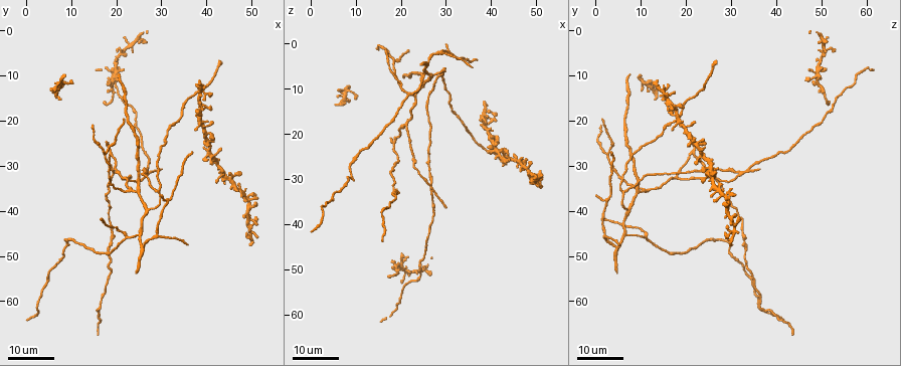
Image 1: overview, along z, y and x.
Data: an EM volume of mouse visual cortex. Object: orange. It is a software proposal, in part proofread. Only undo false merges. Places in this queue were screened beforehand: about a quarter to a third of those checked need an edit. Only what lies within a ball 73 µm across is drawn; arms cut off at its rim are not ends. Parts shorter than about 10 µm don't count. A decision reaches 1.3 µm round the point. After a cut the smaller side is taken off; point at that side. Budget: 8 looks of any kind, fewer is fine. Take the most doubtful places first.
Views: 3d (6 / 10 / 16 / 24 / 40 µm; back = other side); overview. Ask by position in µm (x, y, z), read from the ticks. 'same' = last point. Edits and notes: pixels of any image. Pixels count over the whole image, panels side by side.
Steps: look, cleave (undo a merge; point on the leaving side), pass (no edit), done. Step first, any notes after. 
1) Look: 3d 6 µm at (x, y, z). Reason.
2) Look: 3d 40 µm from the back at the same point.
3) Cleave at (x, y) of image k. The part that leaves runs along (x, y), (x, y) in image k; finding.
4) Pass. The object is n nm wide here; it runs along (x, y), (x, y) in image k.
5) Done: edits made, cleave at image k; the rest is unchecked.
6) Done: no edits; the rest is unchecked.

Look: 3d 24 µm at (21.5, 32.5, 18.0).

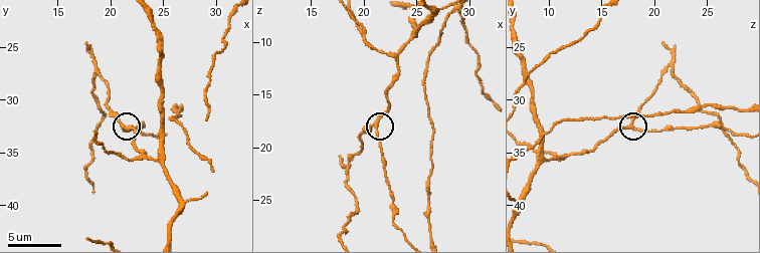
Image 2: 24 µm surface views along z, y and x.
Look: 3d 6 µm at (21.2, 32.6, 18.0). Closer look.

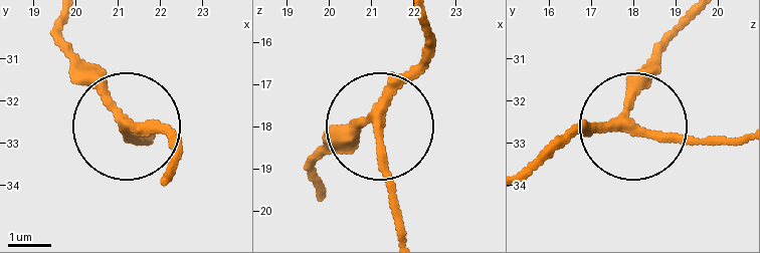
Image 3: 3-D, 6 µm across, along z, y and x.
Pass. It runs along (527, 178), (581, 132), (631, 124), (638, 73), (663, 45) in image 3; one neuron here.

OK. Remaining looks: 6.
Look: 3d 16 µm at (25.5, 45.0, 6.0). Three arms meet.

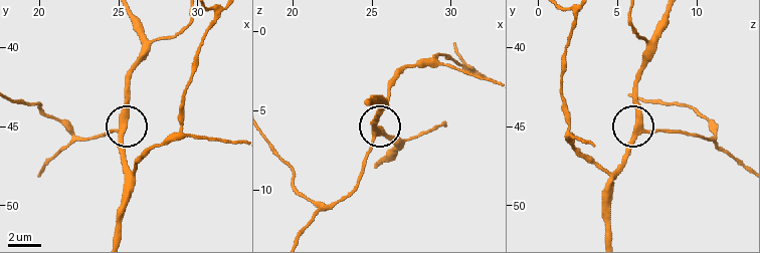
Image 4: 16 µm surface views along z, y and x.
Look: 3d 6 µm at (25.2, 45.2, 6.4).

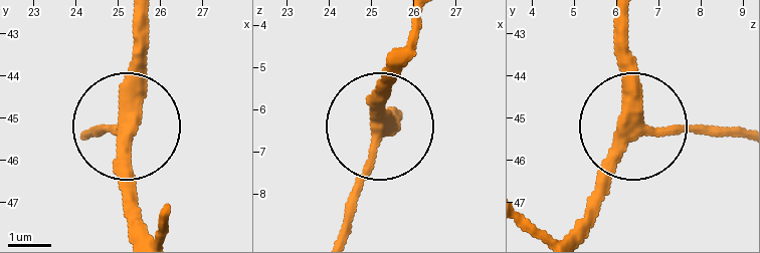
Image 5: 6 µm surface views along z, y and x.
Pass. The object is 330 nm wide here; it runs along (143, 17), (143, 93), (122, 137), (133, 233) in image 5; all the same neuron.

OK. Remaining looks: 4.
Look: 3d 24 µm at (22.0, 46.0, 11.0). Three-way junction.

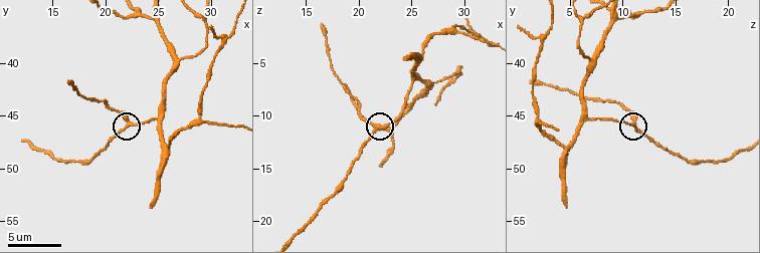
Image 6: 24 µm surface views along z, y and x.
Look: 3d 10 µm at (22.0, 45.6, 11.0).

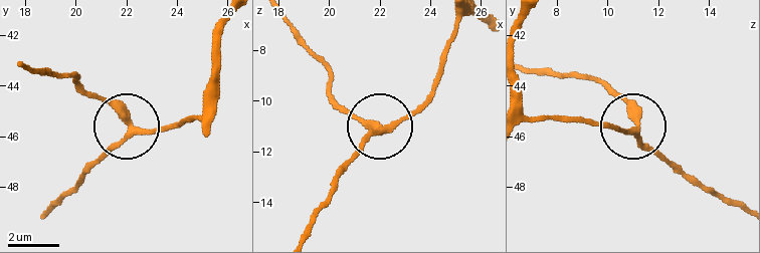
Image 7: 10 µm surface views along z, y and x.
Pass. It runs along (459, 19), (432, 90), (386, 125), (373, 128), (330, 92) in image 7; all the same neuron.

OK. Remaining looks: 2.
Look: 3d 6 µm at (18.4, 27.2, 21.8). Three-way junction.

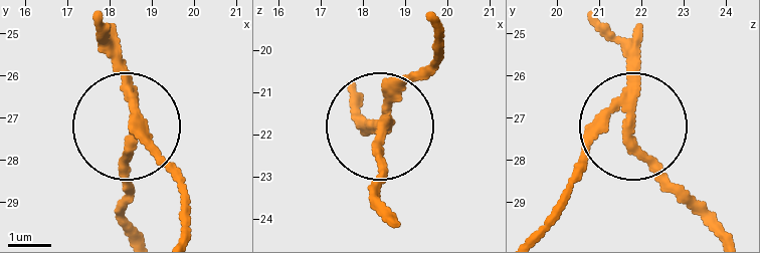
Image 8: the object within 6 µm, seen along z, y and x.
Look: 3d 6 µm from the back at (18.50, 27.30, 21.70). From behind.

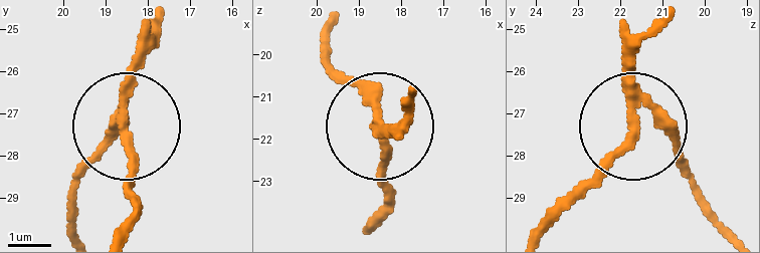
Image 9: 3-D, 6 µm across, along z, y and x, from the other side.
Cleave at (154, 41) of image 9. 3 arms meet here; the part that leaves runs along (129, 106), (129, 233) in image 9; a second neuron is stuck on.

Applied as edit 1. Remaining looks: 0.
Done: edits made, cleave at image 9; the rest is unchecked.

